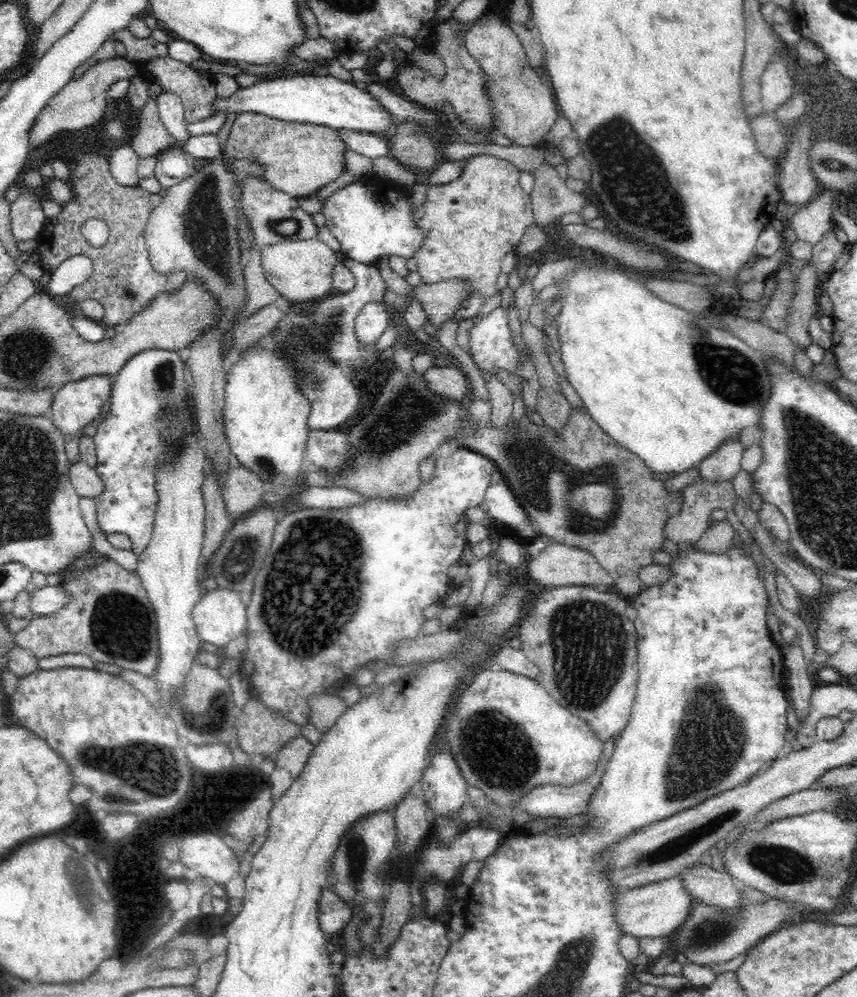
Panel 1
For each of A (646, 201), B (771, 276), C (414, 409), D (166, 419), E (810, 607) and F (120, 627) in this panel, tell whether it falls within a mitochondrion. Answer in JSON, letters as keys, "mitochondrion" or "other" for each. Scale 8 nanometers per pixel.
{"A":"mitochondrion","B":"other","C":"mitochondrion","D":"mitochondrion","E":"other","F":"mitochondrion"}

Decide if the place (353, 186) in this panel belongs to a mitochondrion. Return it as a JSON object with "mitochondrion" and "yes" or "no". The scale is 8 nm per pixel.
{"mitochondrion":"no"}

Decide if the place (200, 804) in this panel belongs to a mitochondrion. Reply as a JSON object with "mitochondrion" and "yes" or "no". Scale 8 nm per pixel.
{"mitochondrion":"yes"}

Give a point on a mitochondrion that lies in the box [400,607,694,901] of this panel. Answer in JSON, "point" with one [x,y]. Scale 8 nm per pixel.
{"point":[502,759]}

